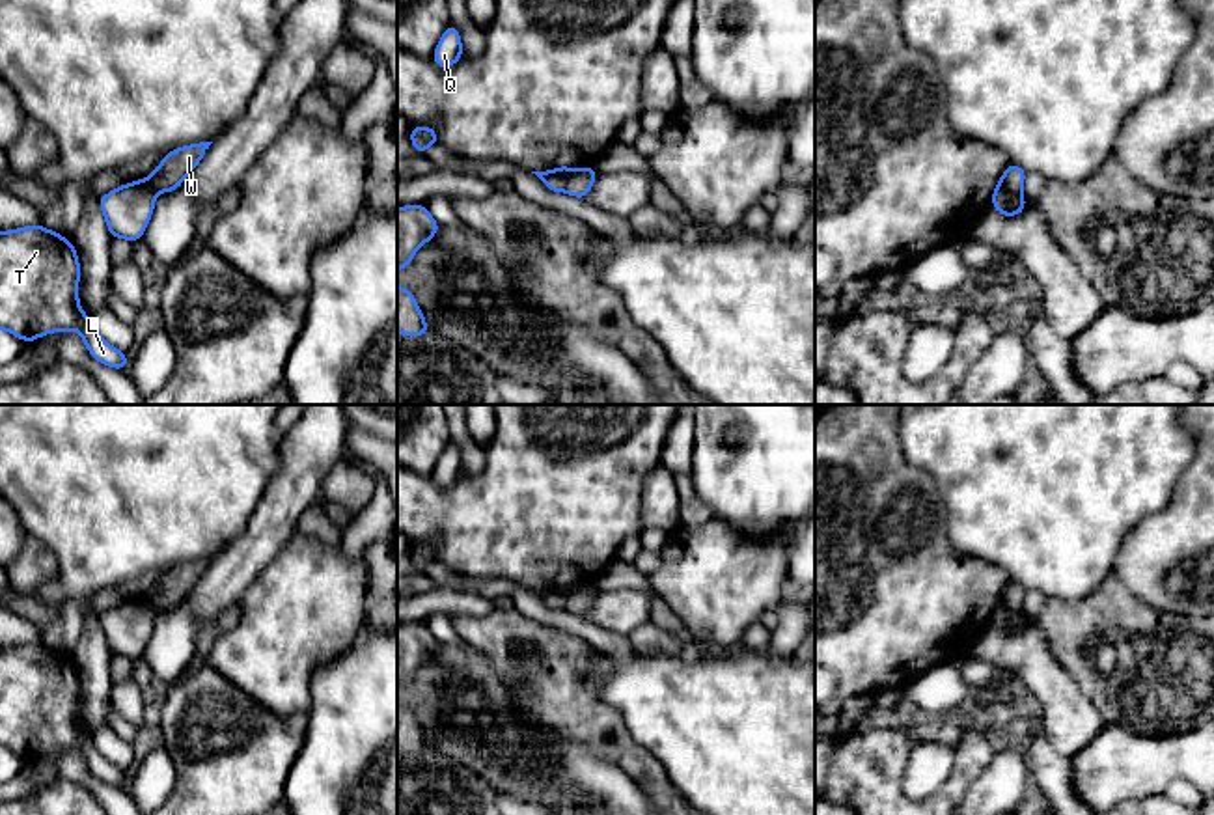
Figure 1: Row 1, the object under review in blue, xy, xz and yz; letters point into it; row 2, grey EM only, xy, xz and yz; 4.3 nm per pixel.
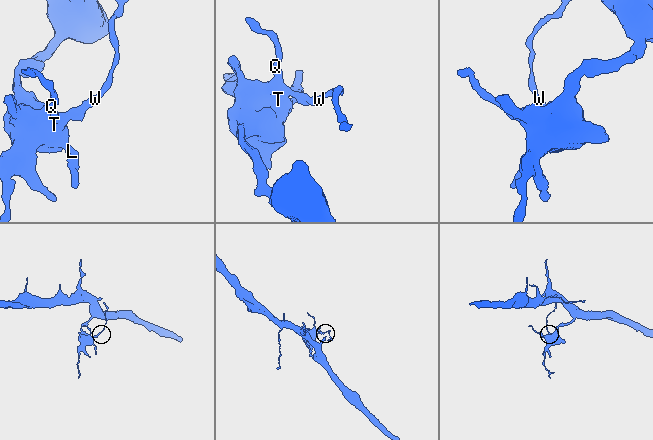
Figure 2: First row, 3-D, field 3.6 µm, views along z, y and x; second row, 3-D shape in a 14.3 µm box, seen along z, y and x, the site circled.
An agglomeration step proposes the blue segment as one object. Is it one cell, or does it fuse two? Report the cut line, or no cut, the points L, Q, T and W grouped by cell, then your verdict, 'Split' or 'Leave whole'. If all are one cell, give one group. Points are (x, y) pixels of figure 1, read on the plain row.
Split along yz (998, 601), (1020, 612). Groups: L Q T / W. Split

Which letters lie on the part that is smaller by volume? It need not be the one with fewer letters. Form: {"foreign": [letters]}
{"foreign": ["W"]}

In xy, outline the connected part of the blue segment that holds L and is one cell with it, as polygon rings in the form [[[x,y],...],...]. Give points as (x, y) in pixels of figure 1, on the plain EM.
[[[41,642],[0,649],[0,746],[24,761],[76,748],[91,776],[127,787],[129,774],[104,759],[78,720],[73,660]]]

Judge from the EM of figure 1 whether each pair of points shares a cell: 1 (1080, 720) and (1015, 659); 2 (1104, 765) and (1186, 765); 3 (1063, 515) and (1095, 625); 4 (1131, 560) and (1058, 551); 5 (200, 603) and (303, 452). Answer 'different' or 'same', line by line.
1: same
2: same
3: different
4: different
5: same

